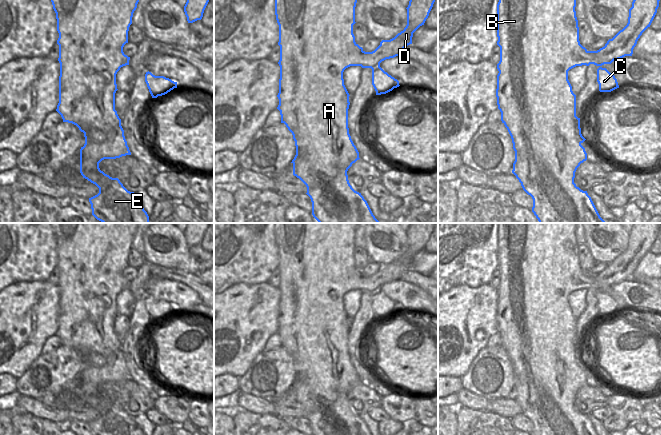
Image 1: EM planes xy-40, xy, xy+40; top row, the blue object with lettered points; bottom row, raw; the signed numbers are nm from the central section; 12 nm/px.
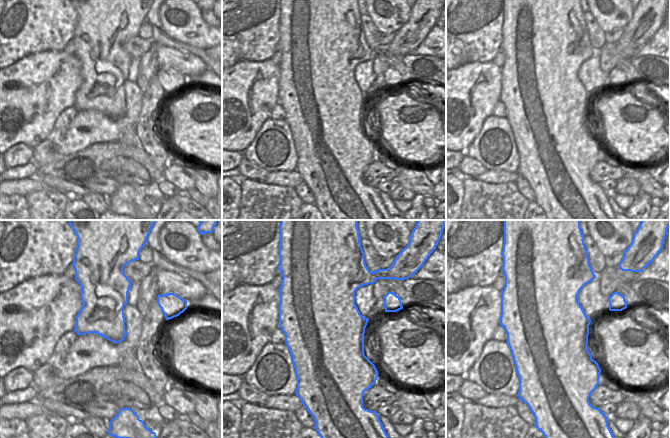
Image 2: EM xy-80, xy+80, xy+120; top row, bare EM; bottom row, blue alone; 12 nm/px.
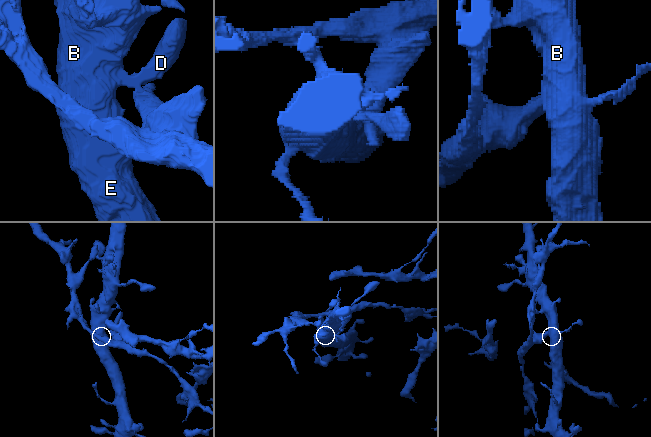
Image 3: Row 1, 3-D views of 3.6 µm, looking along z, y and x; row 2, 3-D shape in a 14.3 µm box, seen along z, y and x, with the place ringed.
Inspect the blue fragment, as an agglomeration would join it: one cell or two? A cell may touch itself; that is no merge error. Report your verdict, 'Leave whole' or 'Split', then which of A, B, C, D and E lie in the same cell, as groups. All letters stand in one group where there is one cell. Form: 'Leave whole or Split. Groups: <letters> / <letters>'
Split. Groups: A B D E / C

